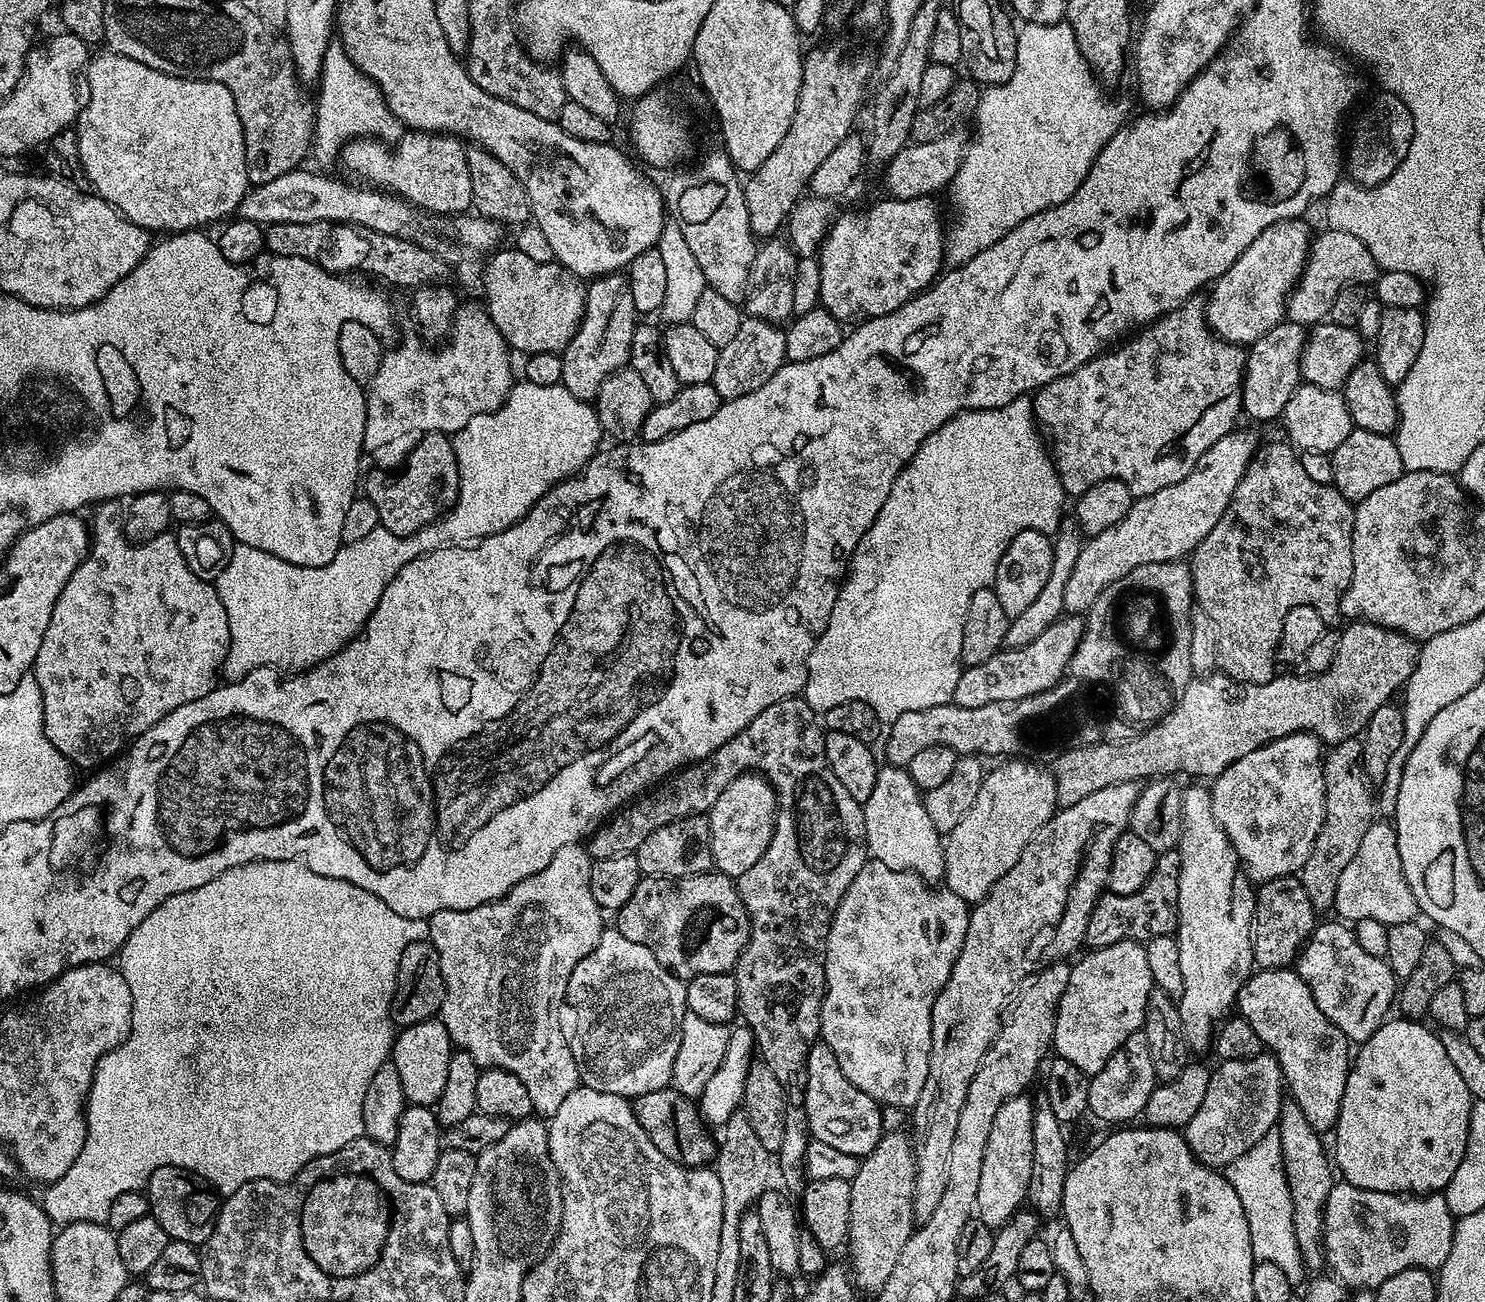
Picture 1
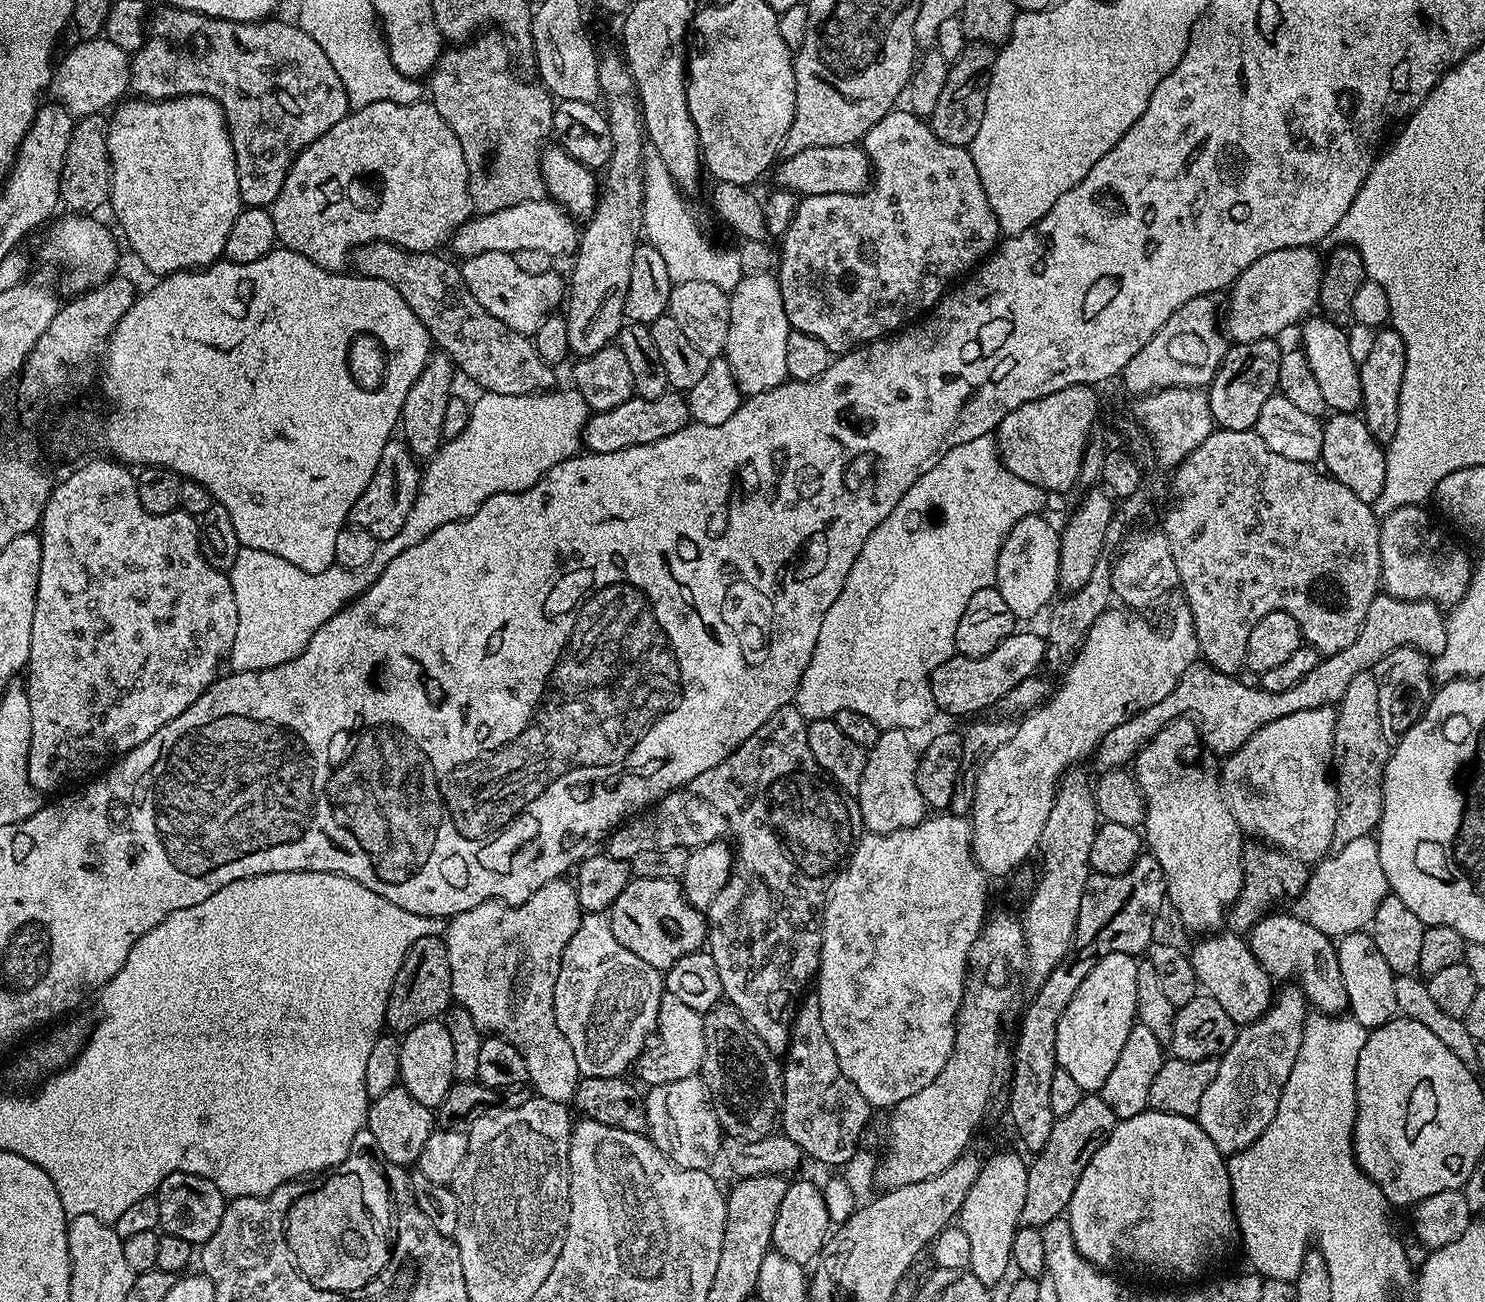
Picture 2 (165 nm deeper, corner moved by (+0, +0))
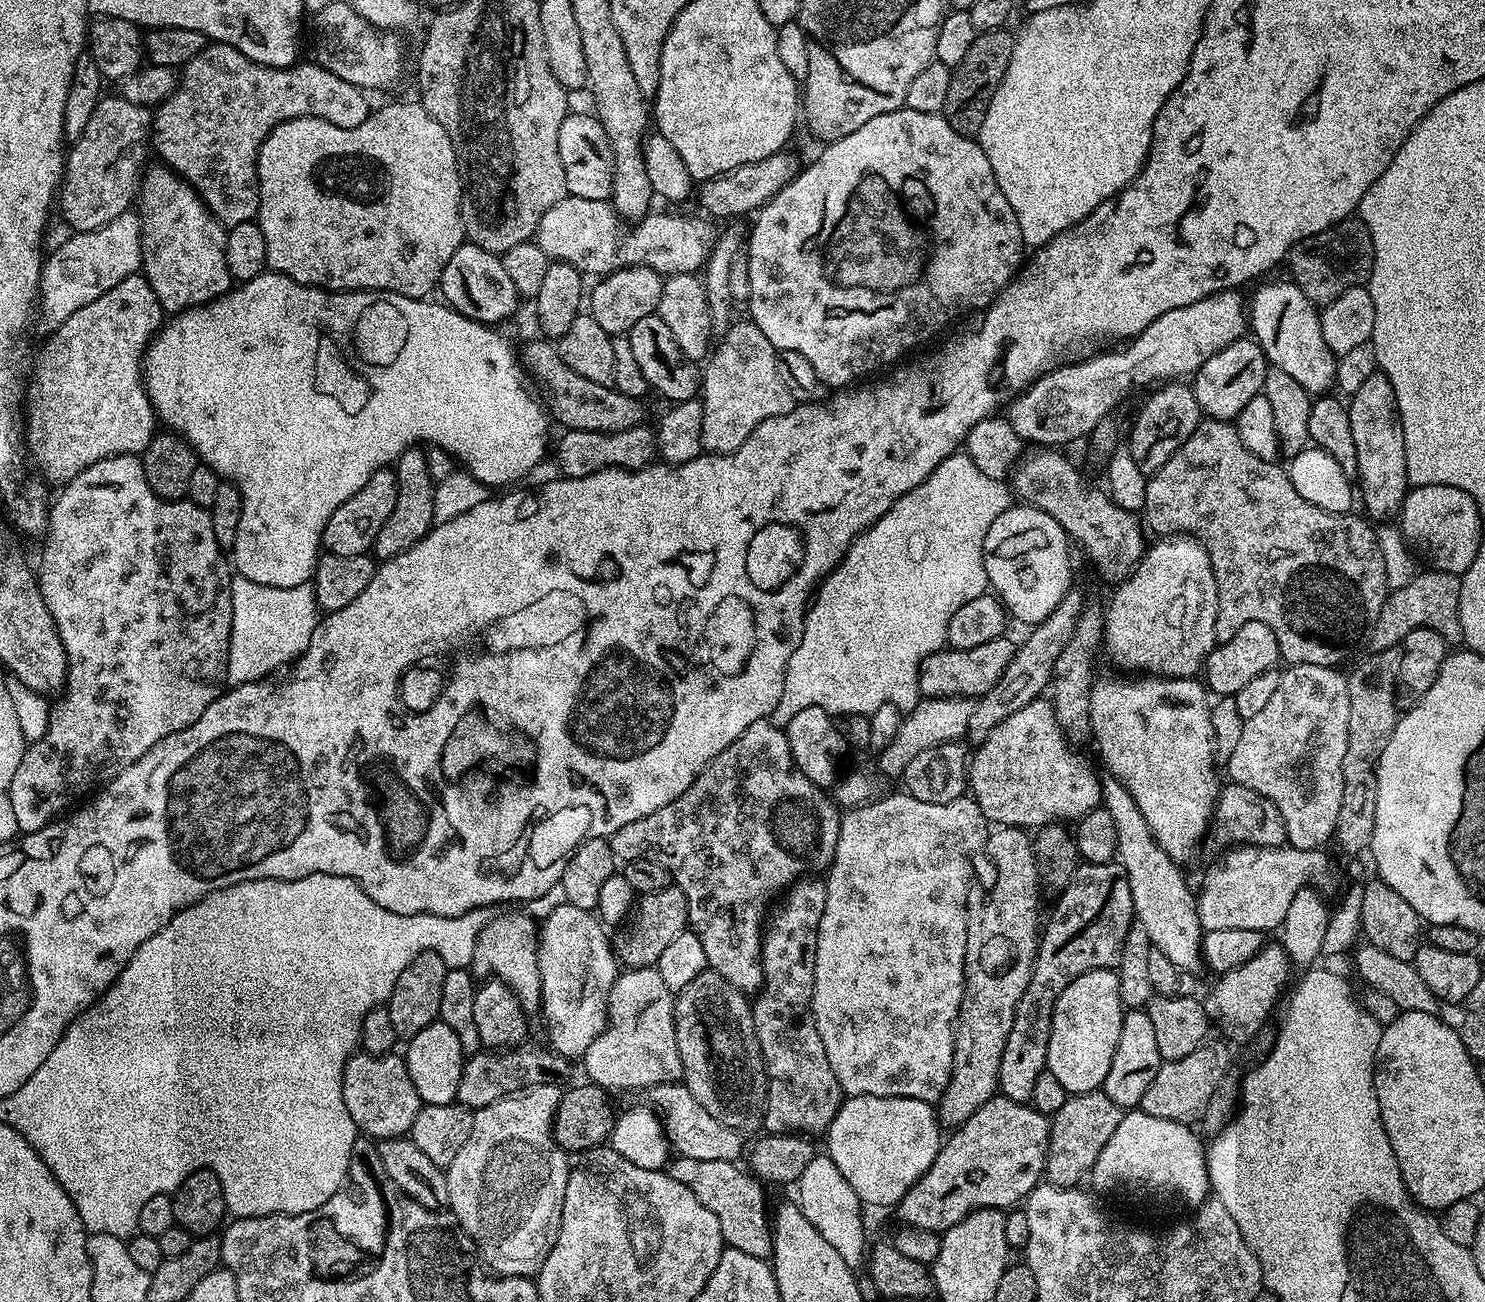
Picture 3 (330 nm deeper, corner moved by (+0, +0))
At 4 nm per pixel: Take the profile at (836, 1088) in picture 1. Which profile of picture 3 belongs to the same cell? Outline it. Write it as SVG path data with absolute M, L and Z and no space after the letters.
M801 878L783 893L780 908L773 907L762 932L760 961L764 967L764 981L760 991L751 1001L754 1030L758 1046L762 1050L764 1067L768 1070L768 1093L764 1107L764 1128L768 1132L794 1132L797 1134L827 1133L834 1114L844 1103L846 1094L841 1090L830 1062L826 1062L826 1050L818 1034L816 1019L812 1013L814 990L814 966L816 965L816 932L826 910L828 885L823 879Z

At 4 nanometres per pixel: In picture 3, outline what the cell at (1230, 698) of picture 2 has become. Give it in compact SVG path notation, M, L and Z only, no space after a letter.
M1420 570L1408 584L1393 587L1384 599L1372 631L1366 637L1369 649L1372 652L1384 652L1388 648L1396 648L1404 643L1410 630L1419 628L1438 630L1438 634L1442 634L1449 645L1459 645L1464 635L1460 621L1460 582L1460 576L1449 572Z

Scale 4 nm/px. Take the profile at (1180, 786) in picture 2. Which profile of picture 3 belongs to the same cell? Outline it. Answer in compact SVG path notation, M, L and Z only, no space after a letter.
M1151 674L1141 675L1139 678L1132 678L1136 680L1100 680L1097 679L1095 683L1092 685L1092 693L1088 695L1088 723L1090 725L1090 732L1093 732L1096 735L1096 740L1100 743L1100 756L1102 759L1108 763L1107 771L1111 773L1111 775L1115 776L1116 779L1120 780L1129 790L1132 797L1136 799L1136 805L1138 806L1138 810L1142 810L1142 814L1146 818L1146 822L1150 826L1150 830L1152 831L1152 837L1160 843L1164 849L1166 850L1166 854L1171 856L1173 860L1177 862L1183 862L1184 859L1187 858L1188 855L1191 854L1192 851L1196 848L1196 843L1199 842L1200 839L1204 836L1204 831L1207 830L1208 824L1210 828L1210 821L1214 816L1214 809L1216 807L1216 798L1220 795L1221 785L1219 783L1216 784L1216 766L1218 766L1218 759L1216 754L1216 736L1214 732L1213 723L1211 721L1211 707L1209 697L1206 695L1206 688L1203 683L1199 679L1196 678L1185 678L1183 676L1153 676Z

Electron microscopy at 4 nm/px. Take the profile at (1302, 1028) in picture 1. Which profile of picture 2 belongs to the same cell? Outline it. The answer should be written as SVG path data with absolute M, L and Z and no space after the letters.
M1208 934L1203 937L1201 944L1190 948L1192 965L1196 971L1196 979L1202 985L1203 991L1230 1014L1230 1018L1237 1026L1255 1022L1273 1002L1273 977L1254 958L1252 949L1239 935Z

